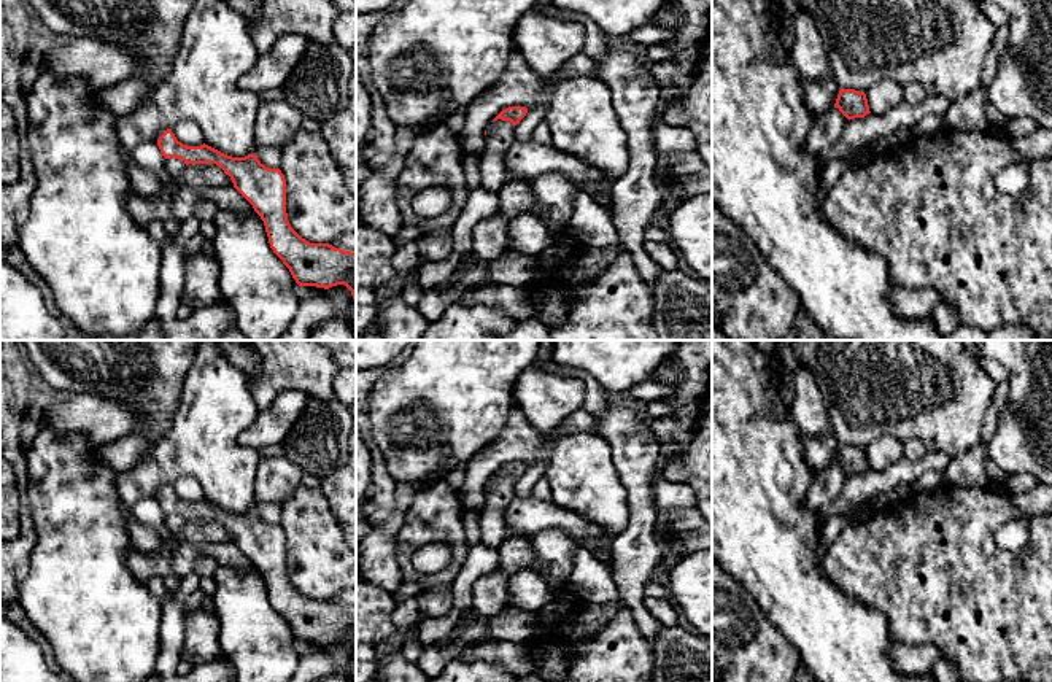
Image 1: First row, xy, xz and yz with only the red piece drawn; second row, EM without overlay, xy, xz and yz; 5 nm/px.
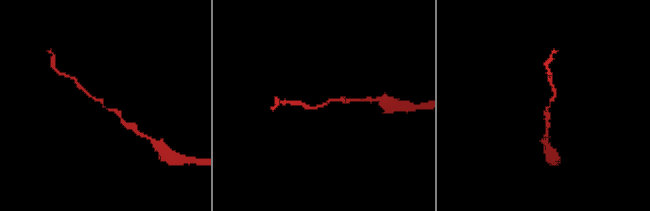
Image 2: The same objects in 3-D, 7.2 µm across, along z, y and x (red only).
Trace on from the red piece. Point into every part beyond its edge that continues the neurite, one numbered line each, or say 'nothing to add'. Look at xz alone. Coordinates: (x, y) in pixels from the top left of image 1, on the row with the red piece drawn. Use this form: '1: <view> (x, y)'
nothing to add

